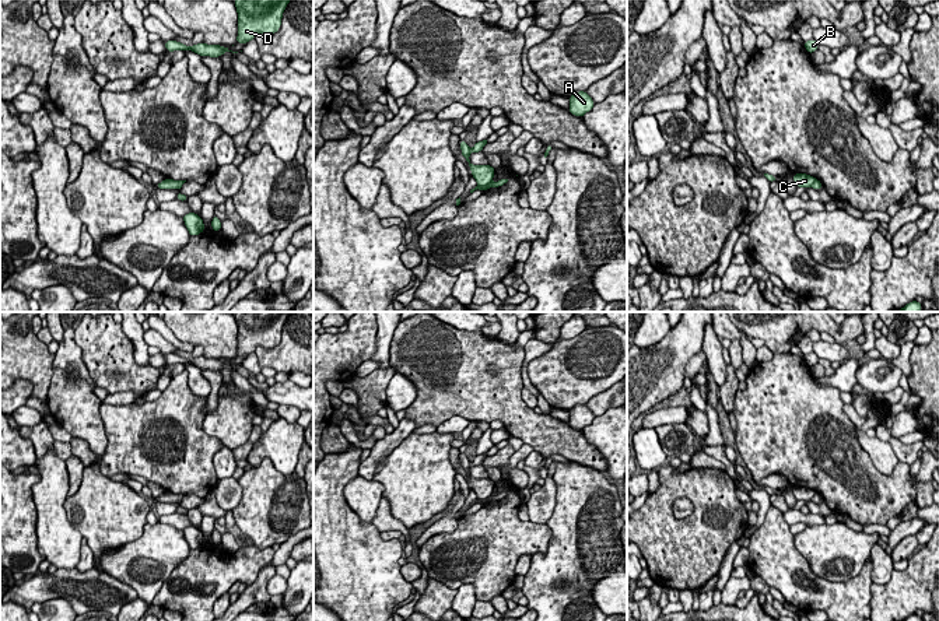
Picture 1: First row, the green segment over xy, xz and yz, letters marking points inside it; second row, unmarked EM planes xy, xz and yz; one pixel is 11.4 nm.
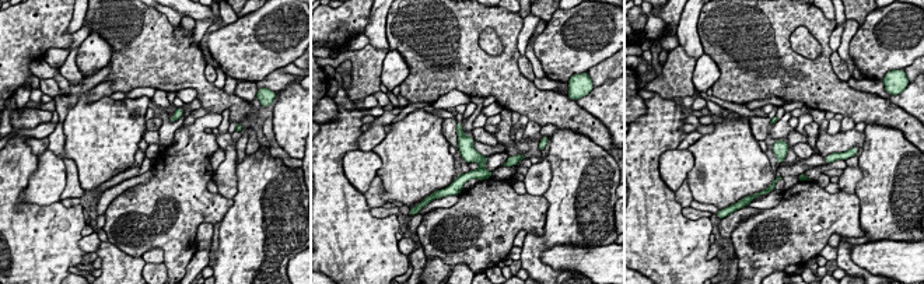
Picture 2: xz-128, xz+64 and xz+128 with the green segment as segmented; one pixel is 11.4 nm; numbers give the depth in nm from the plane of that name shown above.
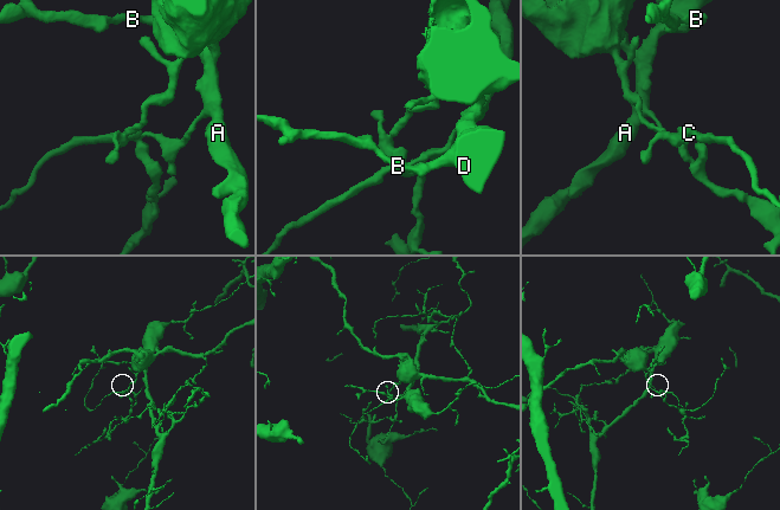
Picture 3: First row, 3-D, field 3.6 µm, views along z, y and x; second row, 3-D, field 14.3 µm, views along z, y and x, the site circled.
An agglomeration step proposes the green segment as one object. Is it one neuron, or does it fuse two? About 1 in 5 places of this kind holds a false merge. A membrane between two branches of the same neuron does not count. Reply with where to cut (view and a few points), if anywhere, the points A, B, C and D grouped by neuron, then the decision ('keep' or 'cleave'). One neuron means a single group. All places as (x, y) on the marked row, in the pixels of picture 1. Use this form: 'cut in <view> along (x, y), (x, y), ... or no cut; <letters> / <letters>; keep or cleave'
cut in xz along (490, 182), (477, 185); A B D / C; cleave

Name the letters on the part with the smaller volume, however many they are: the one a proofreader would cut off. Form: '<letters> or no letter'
C

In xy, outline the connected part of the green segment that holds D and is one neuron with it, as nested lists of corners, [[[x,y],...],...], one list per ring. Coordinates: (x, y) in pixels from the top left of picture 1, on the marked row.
[[[235,0],[238,13],[236,43],[248,43],[257,32],[273,35],[281,27],[290,0]]]

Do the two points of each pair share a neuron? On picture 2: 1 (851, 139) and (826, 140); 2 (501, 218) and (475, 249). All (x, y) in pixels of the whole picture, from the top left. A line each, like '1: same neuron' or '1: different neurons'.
1: same neuron
2: same neuron

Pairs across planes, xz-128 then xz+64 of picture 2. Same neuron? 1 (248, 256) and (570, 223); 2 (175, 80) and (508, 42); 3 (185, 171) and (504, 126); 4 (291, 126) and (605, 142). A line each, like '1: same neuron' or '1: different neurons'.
1: same neuron
2: same neuron
3: different neurons
4: different neurons

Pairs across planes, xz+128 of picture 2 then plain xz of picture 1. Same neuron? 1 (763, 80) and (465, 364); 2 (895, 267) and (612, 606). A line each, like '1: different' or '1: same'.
1: same
2: same

